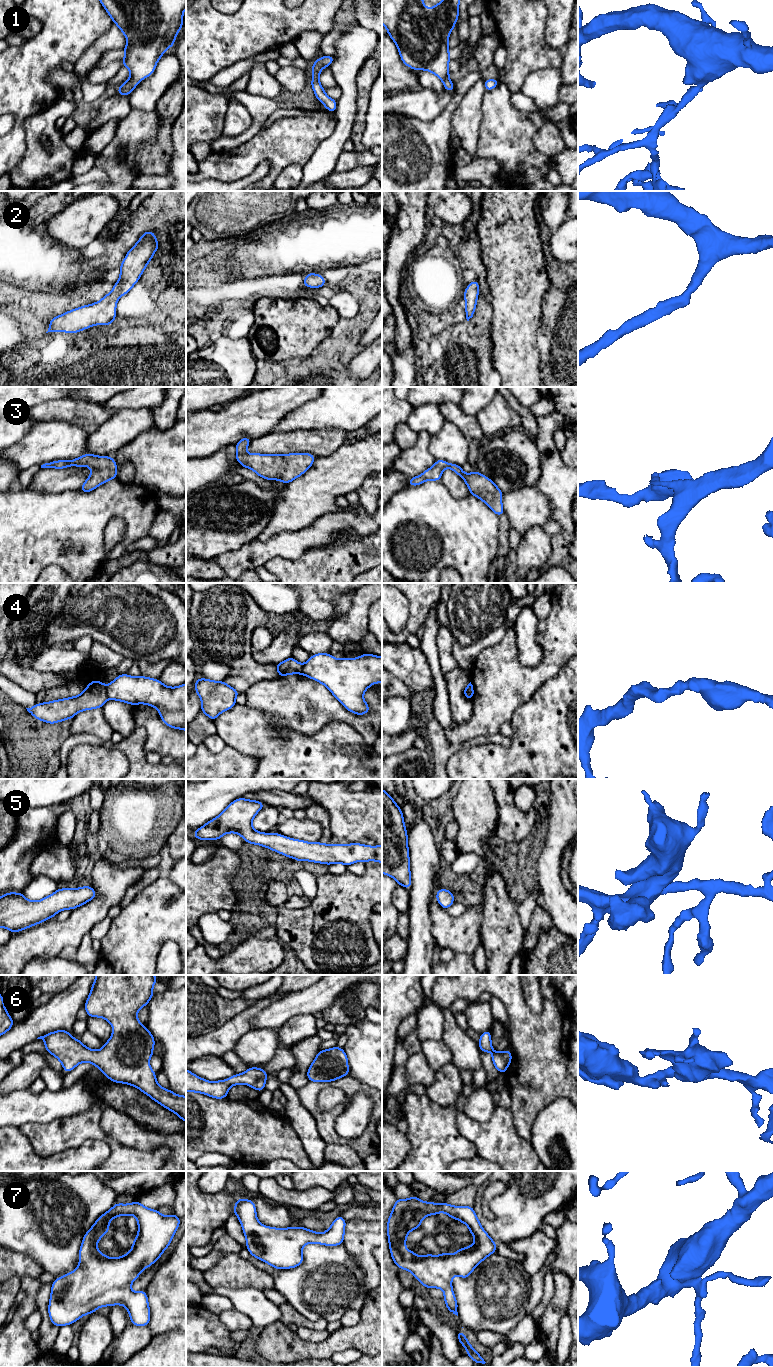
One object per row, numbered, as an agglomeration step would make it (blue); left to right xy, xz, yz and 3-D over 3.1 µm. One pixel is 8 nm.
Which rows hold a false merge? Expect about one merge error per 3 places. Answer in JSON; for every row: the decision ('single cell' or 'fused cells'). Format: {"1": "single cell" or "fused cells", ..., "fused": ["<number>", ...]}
{"1": "single cell", "2": "single cell", "3": "single cell", "4": "fused cells", "5": "single cell", "6": "single cell", "7": "single cell", "fused": ["4"]}

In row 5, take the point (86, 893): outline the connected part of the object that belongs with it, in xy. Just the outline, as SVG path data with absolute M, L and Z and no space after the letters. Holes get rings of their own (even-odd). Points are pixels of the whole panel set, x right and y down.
M91 886L58 888L39 901L26 899L22 892L7 892L0 896L0 927L17 933L54 917L62 910L82 906L96 896Z

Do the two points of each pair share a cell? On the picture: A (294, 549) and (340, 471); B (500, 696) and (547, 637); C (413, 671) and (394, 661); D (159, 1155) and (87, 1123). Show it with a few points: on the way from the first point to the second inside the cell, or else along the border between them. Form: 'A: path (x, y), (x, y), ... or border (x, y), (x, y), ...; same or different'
A: border (327, 513), (308, 526), (284, 532); different
B: path (518, 683), (530, 679), (548, 661), (548, 655); same
C: path (408, 666), (403, 661), (399, 661); same
D: path (141, 1157), (126, 1157), (105, 1138); same

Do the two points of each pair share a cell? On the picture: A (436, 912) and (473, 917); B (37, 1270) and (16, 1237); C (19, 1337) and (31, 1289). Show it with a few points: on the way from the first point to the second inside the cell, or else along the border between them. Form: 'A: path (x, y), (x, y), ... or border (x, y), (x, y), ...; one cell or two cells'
A: path (445, 921), (464, 922); one cell
B: border (10, 1249), (28, 1255), (45, 1271); two cells
C: path (19, 1325), (19, 1315), (29, 1304), (29, 1301); one cell

